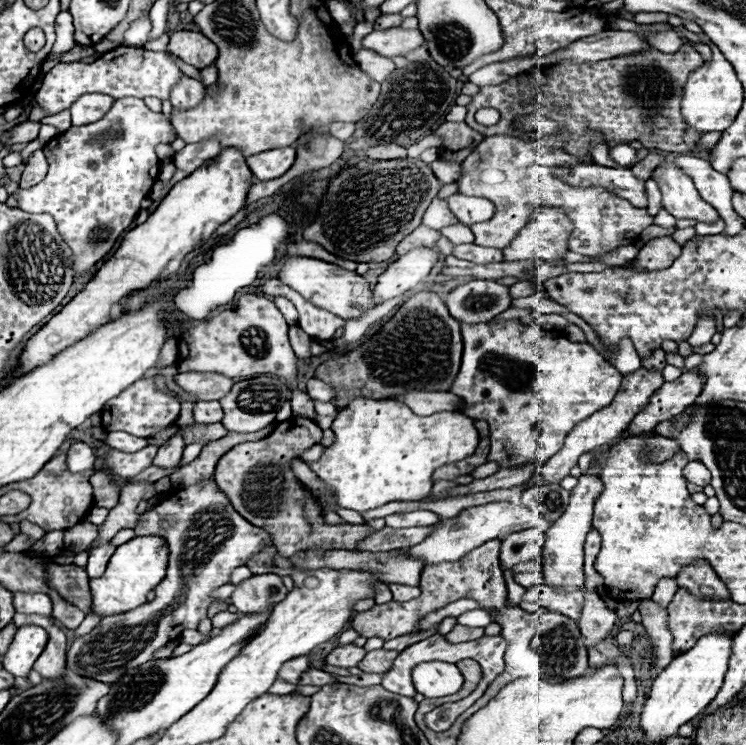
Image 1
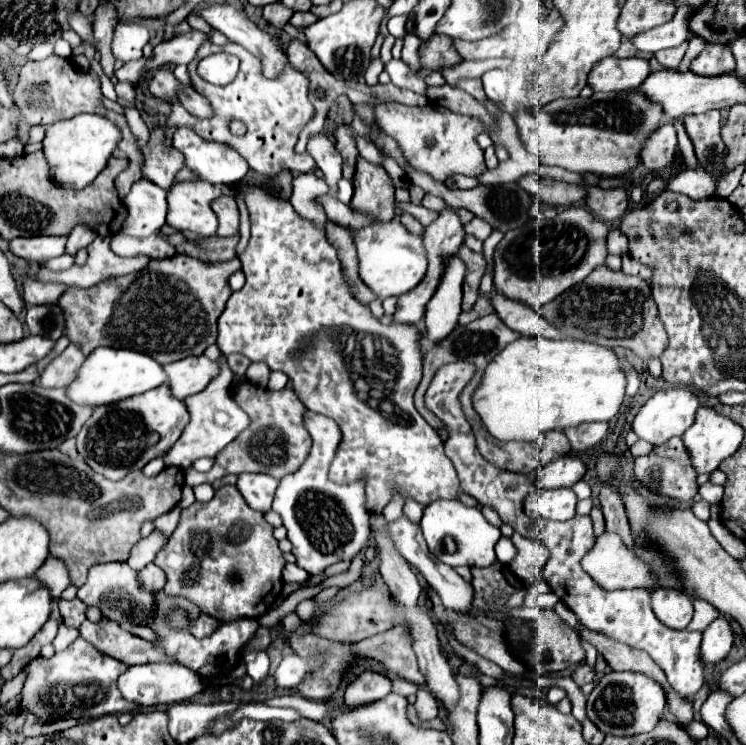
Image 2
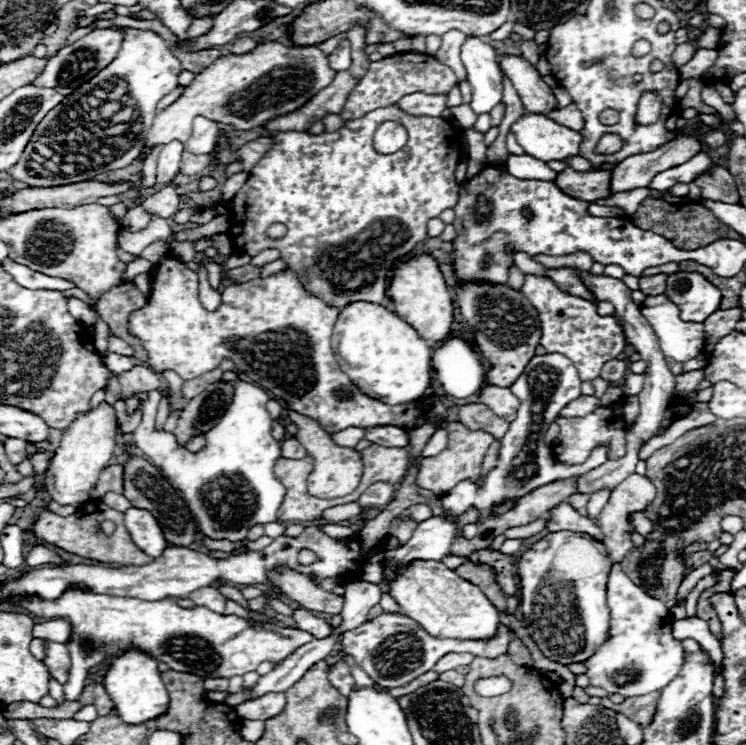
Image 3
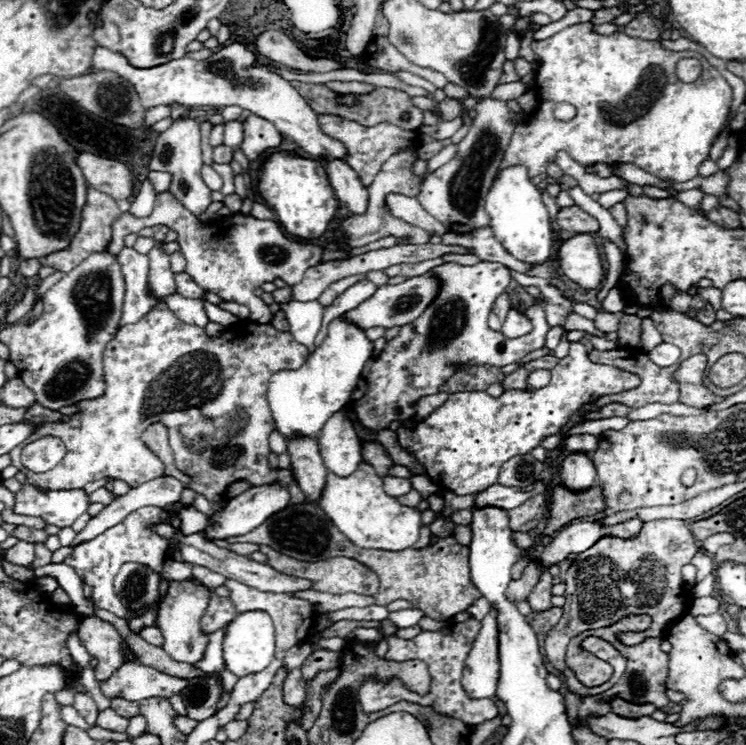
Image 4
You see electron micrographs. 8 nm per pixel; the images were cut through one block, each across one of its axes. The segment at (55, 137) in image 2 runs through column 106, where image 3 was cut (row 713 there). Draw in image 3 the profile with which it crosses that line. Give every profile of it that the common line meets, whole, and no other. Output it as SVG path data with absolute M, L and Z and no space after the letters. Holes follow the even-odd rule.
M130 648L124 654L114 656L104 676L104 688L126 724L142 724L168 710L168 690L162 682L158 662L144 650Z

